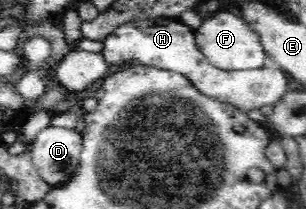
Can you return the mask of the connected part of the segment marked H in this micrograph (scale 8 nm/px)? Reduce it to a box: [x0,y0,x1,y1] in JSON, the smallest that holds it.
[101,16,288,113]

